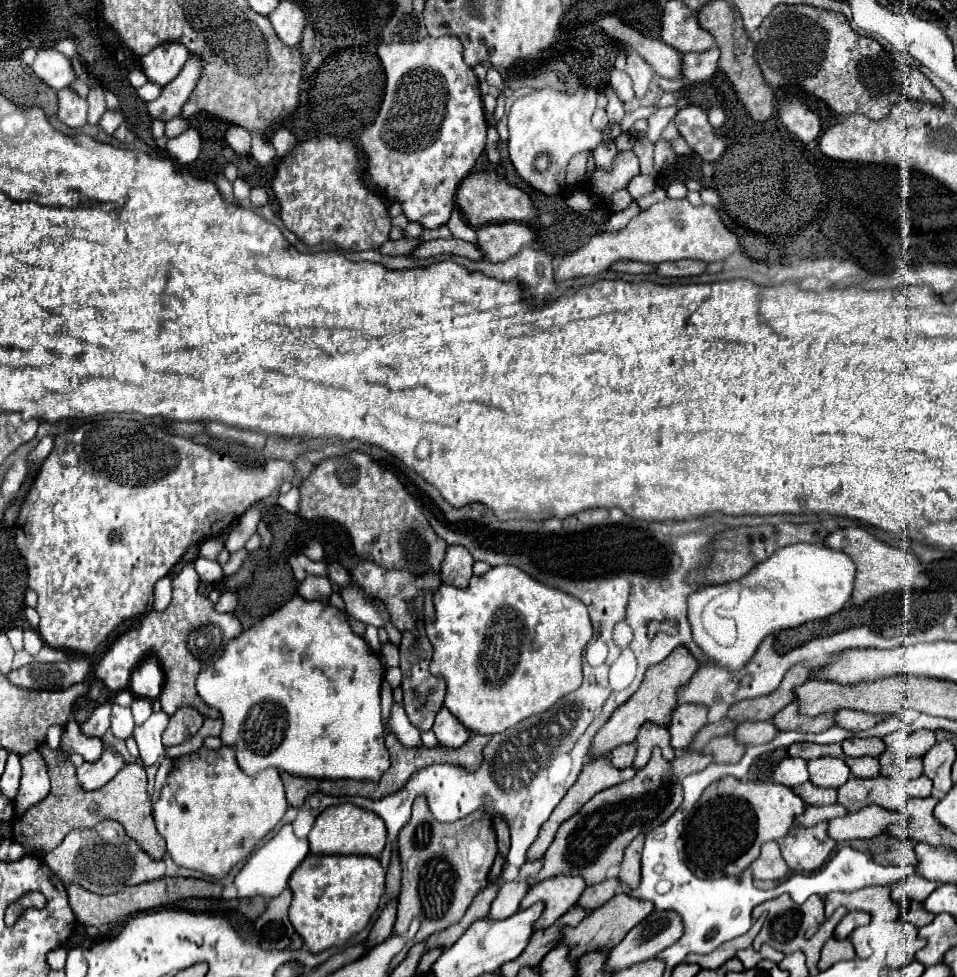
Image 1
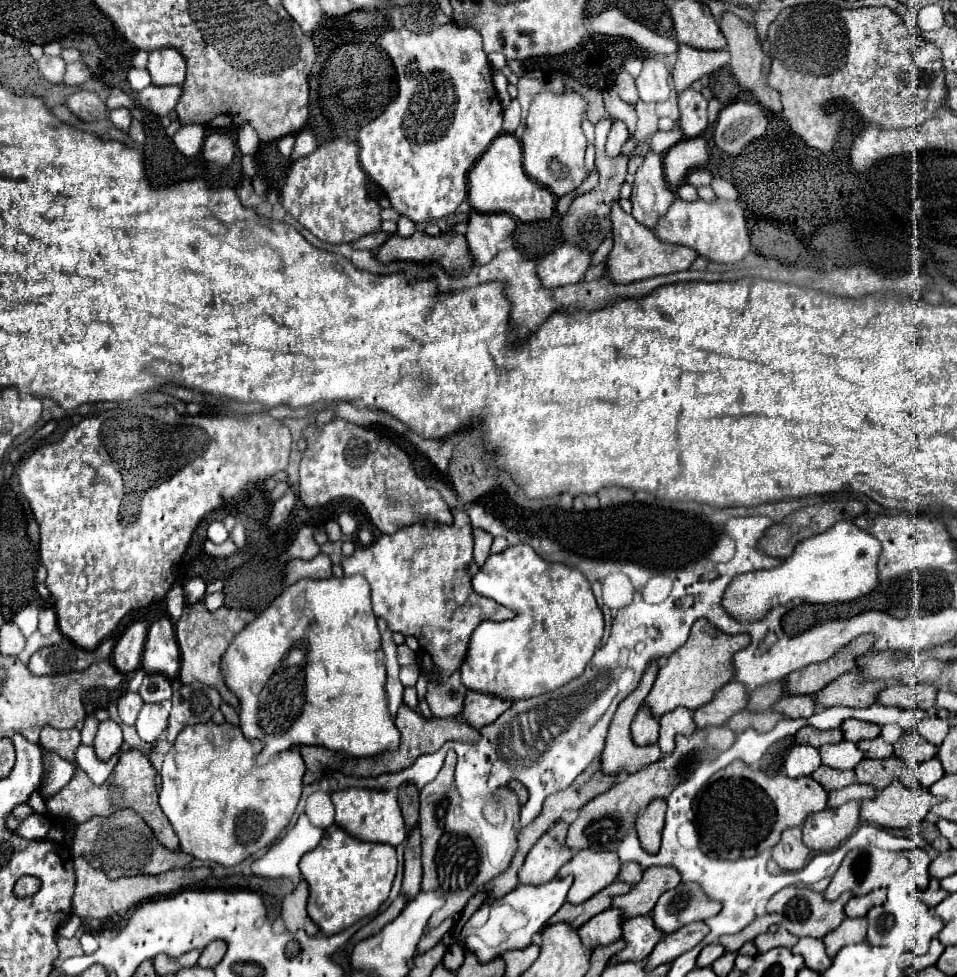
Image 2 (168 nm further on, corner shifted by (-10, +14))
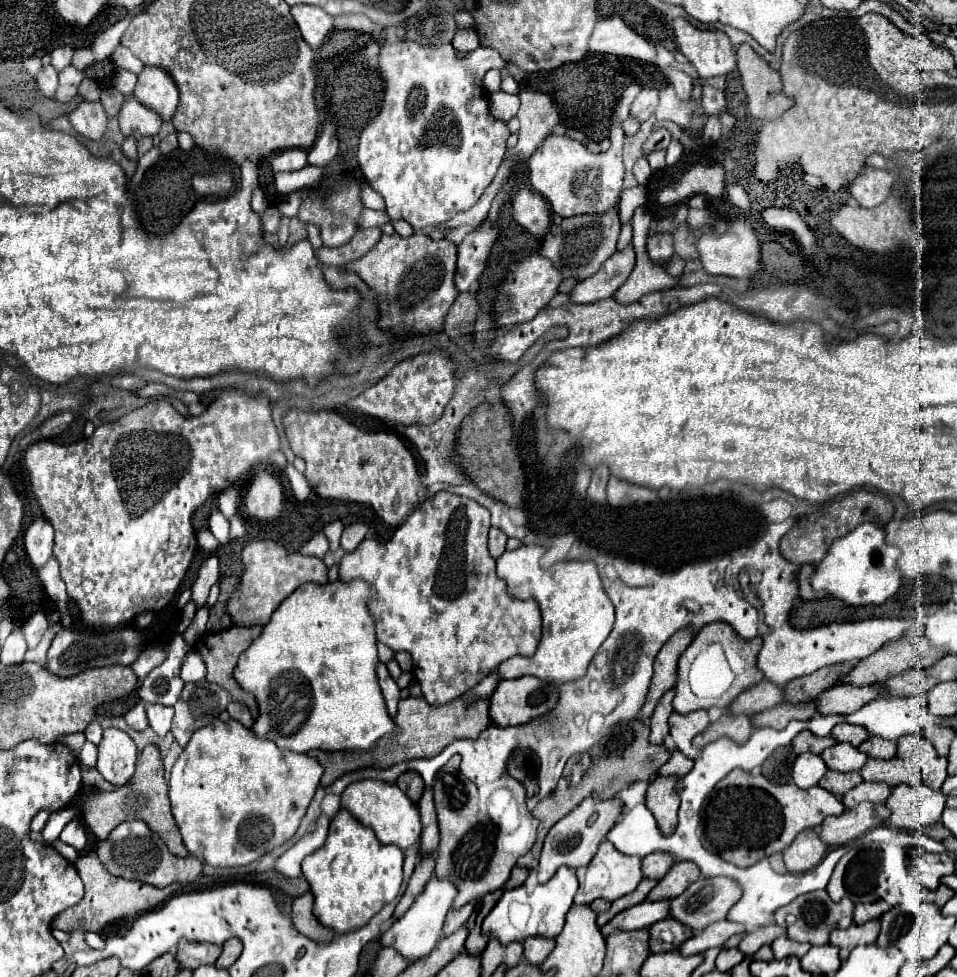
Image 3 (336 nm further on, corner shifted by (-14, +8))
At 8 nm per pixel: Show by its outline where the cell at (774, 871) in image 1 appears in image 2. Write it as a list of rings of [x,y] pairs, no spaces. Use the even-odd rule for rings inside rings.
[[[802,828],[784,830],[780,842],[772,850],[772,858],[782,870],[800,870],[810,858],[810,848],[802,842]]]

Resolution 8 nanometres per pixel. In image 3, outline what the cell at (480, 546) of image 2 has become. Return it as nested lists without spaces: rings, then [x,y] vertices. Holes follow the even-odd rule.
[[[490,528],[490,534],[488,534],[488,550],[490,550],[490,556],[492,558],[498,558],[502,552],[504,552],[504,546],[506,546],[506,534],[498,528]]]

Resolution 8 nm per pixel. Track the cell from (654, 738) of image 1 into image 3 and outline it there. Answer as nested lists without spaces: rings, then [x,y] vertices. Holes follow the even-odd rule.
[[[704,710],[690,712],[686,716],[682,716],[678,712],[672,712],[672,716],[670,716],[670,736],[672,736],[672,742],[676,744],[676,748],[682,754],[686,754],[688,758],[696,758],[696,754],[700,750],[692,746],[692,738],[702,734],[708,724],[710,724],[708,722],[708,714]]]

